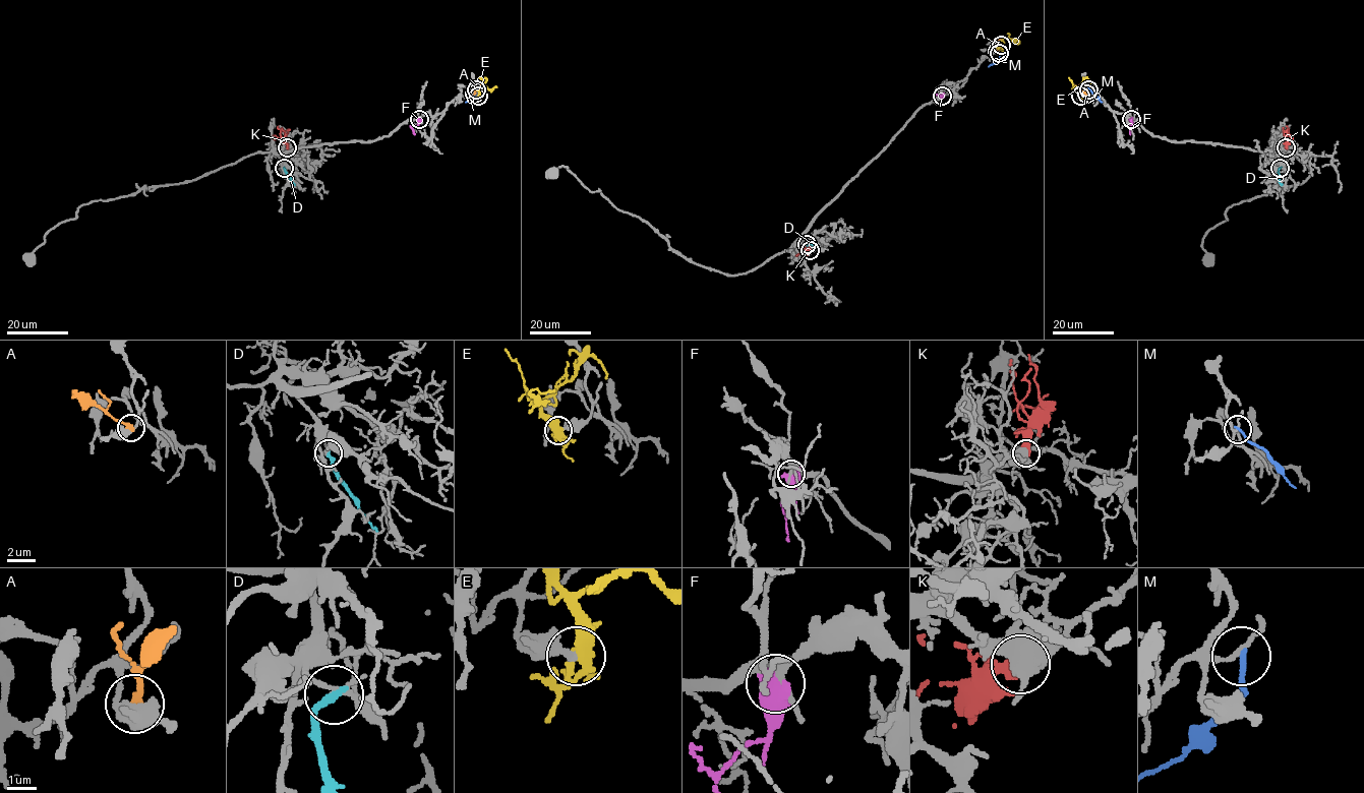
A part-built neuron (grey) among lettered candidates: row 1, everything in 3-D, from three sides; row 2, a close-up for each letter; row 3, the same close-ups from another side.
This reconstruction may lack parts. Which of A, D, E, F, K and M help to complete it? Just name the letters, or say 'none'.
K

